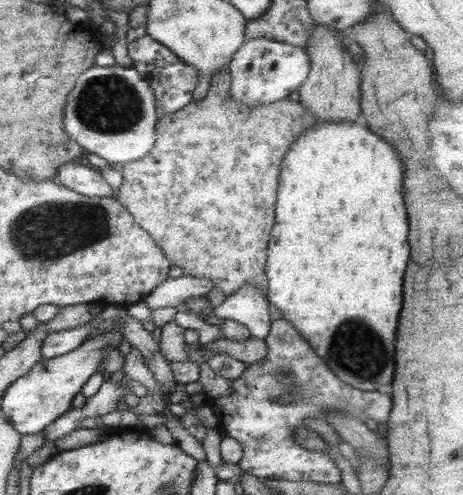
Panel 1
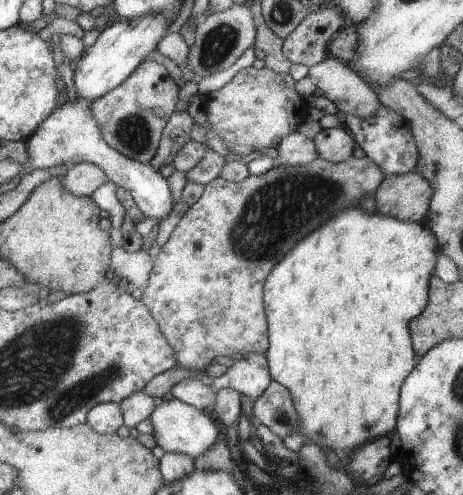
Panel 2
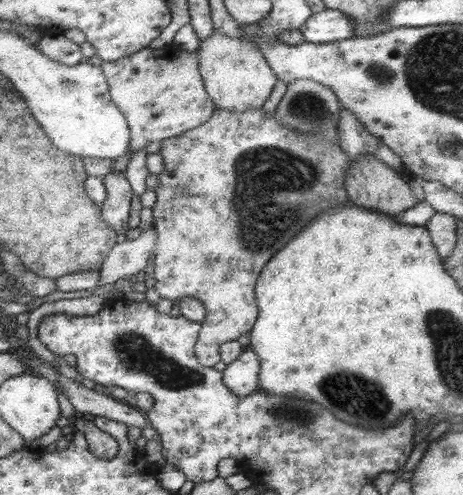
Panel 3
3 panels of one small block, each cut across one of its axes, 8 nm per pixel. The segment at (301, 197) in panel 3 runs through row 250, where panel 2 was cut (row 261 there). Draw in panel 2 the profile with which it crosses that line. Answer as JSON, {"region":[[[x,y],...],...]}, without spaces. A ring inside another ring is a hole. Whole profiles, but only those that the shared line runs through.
{"region":[[[323,158],[307,166],[279,166],[261,174],[249,176],[243,182],[227,182],[217,178],[207,184],[199,204],[191,206],[169,242],[161,248],[155,258],[153,276],[139,298],[147,304],[155,316],[161,332],[177,354],[177,368],[189,368],[195,372],[205,372],[213,358],[233,358],[241,354],[243,358],[251,354],[267,354],[271,348],[269,316],[263,302],[263,284],[269,272],[287,256],[293,246],[311,236],[321,226],[329,224],[347,208],[359,208],[361,200],[377,194],[379,186],[387,180],[383,170],[369,158],[351,158],[343,164],[331,164]]]}

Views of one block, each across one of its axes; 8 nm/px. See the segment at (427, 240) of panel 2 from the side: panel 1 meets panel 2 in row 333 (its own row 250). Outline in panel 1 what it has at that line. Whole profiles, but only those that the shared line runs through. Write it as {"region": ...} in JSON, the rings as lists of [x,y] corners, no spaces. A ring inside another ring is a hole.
{"region":[[[319,124],[313,130],[305,132],[283,162],[283,174],[279,184],[279,202],[277,202],[277,224],[271,240],[271,254],[267,264],[269,276],[269,302],[283,312],[283,320],[289,320],[305,338],[311,342],[319,358],[323,358],[333,372],[349,386],[363,392],[381,392],[389,390],[395,378],[395,342],[397,342],[397,326],[399,326],[399,310],[401,310],[401,282],[407,264],[409,264],[409,220],[403,202],[403,160],[395,154],[395,150],[387,144],[385,138],[373,134],[365,124]]]}

